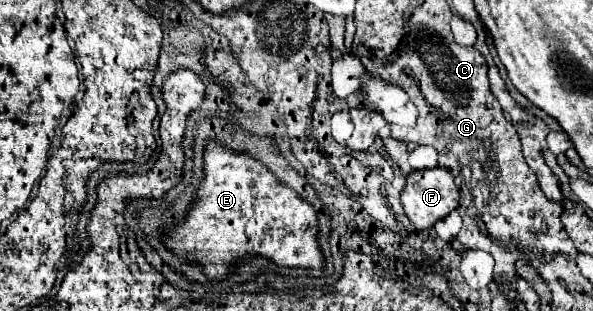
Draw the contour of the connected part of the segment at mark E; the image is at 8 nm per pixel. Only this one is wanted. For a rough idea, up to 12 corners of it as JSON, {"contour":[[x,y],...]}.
{"contour":[[207,143],[165,245],[209,279],[259,253],[321,269],[317,215],[259,161]]}

